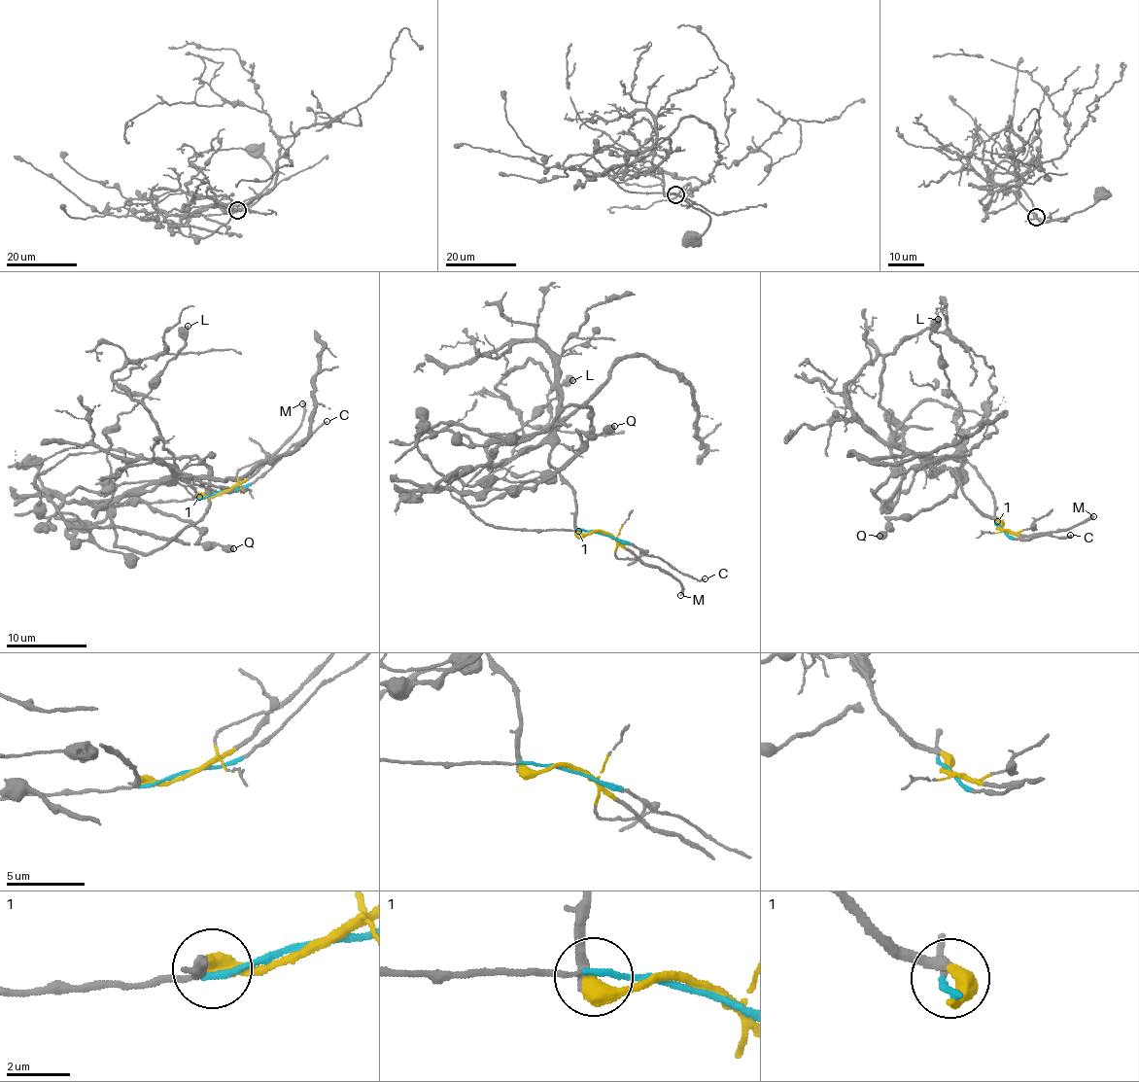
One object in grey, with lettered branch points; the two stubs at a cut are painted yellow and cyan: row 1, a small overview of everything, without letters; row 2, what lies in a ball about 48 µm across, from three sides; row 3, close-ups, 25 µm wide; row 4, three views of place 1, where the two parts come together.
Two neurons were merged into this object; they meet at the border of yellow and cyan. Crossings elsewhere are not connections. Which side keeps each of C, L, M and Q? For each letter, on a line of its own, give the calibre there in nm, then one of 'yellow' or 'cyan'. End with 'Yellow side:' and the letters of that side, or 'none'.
C: 150 nm | cyan
L: 380 nm | yellow
M: 240 nm | yellow
Q: 600 nm | cyan
Yellow side: L, M

